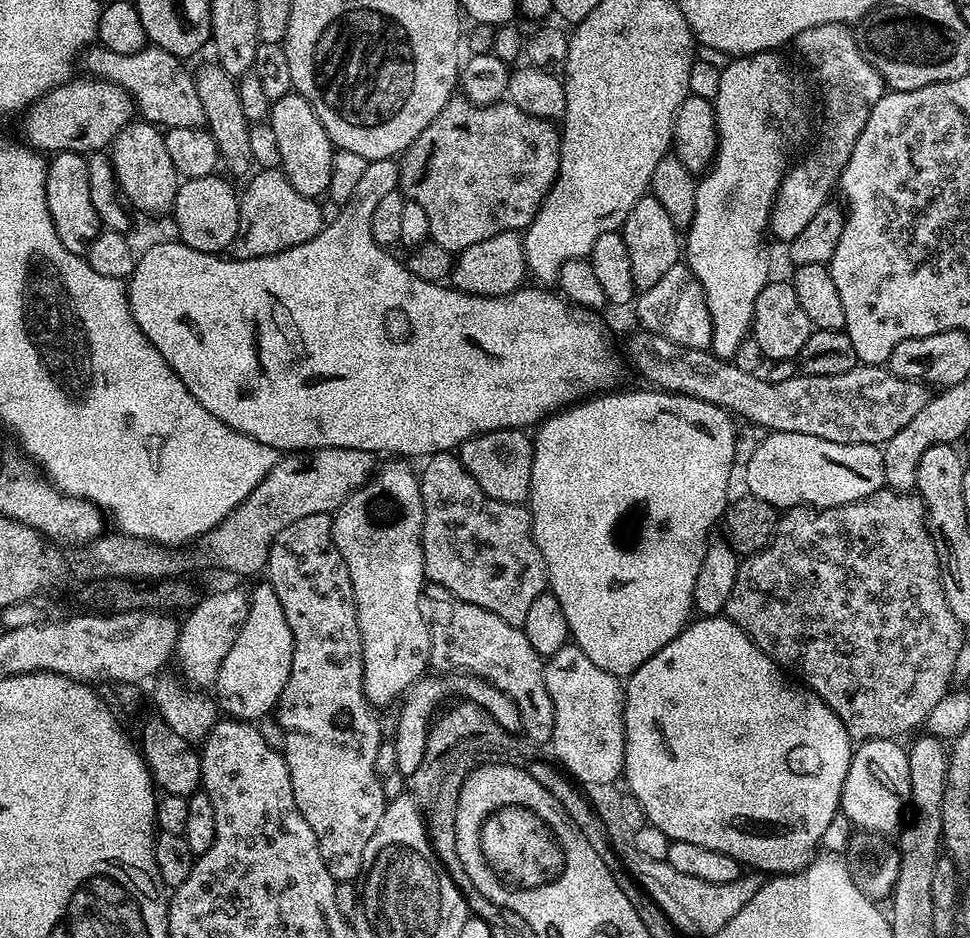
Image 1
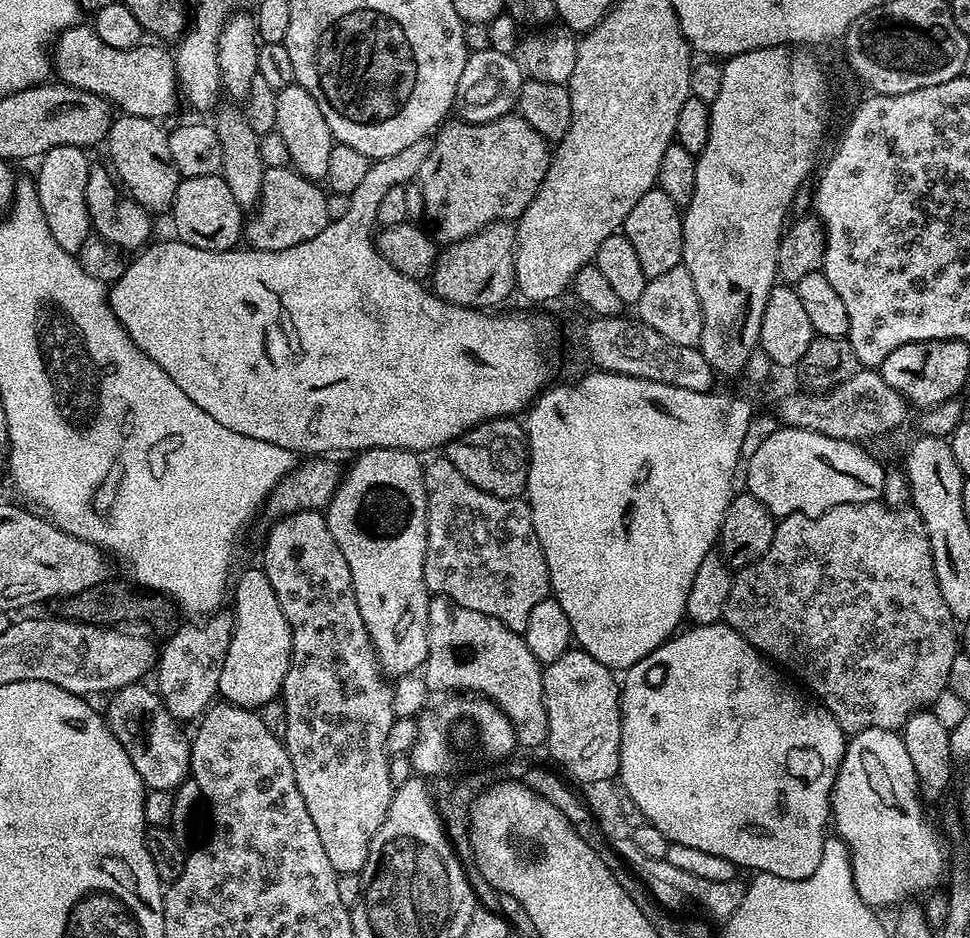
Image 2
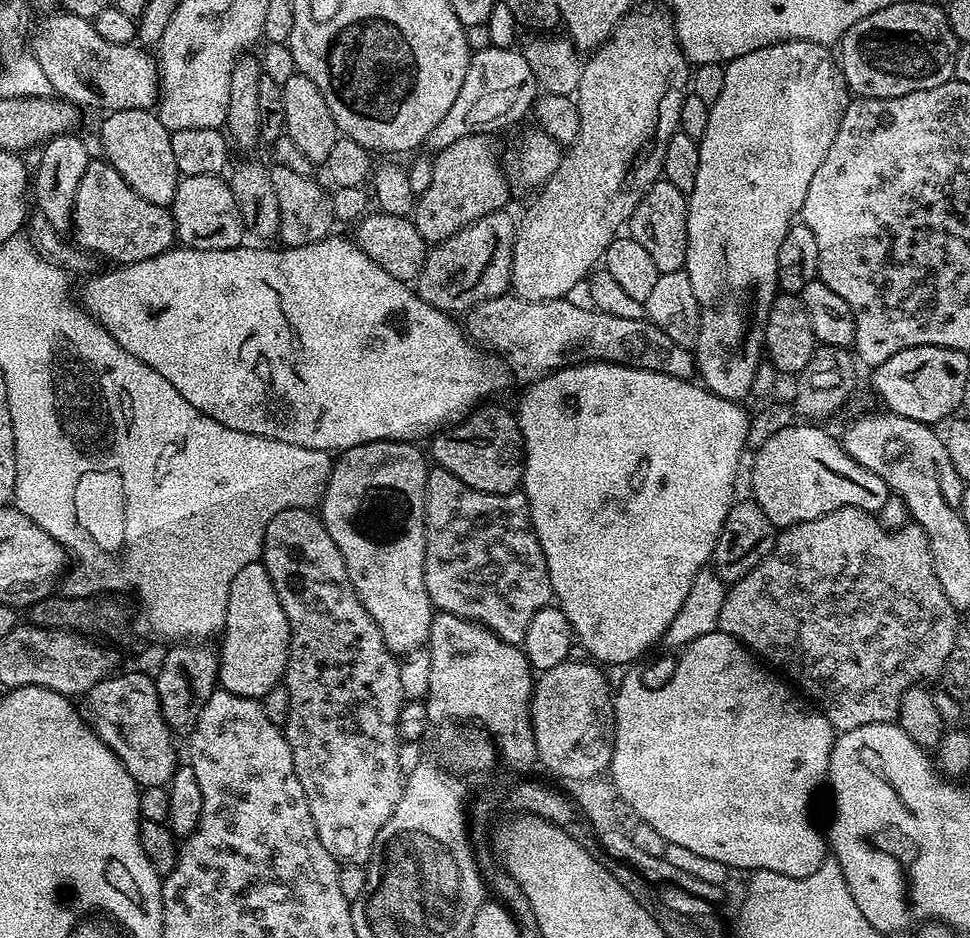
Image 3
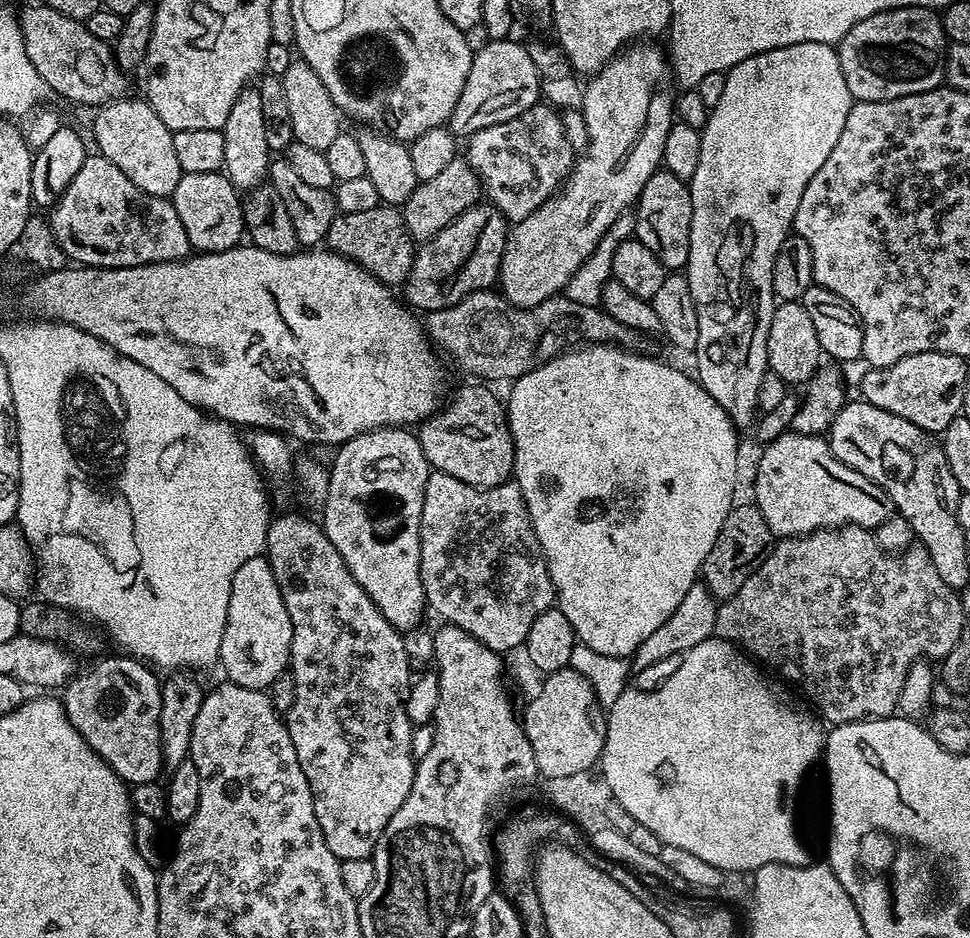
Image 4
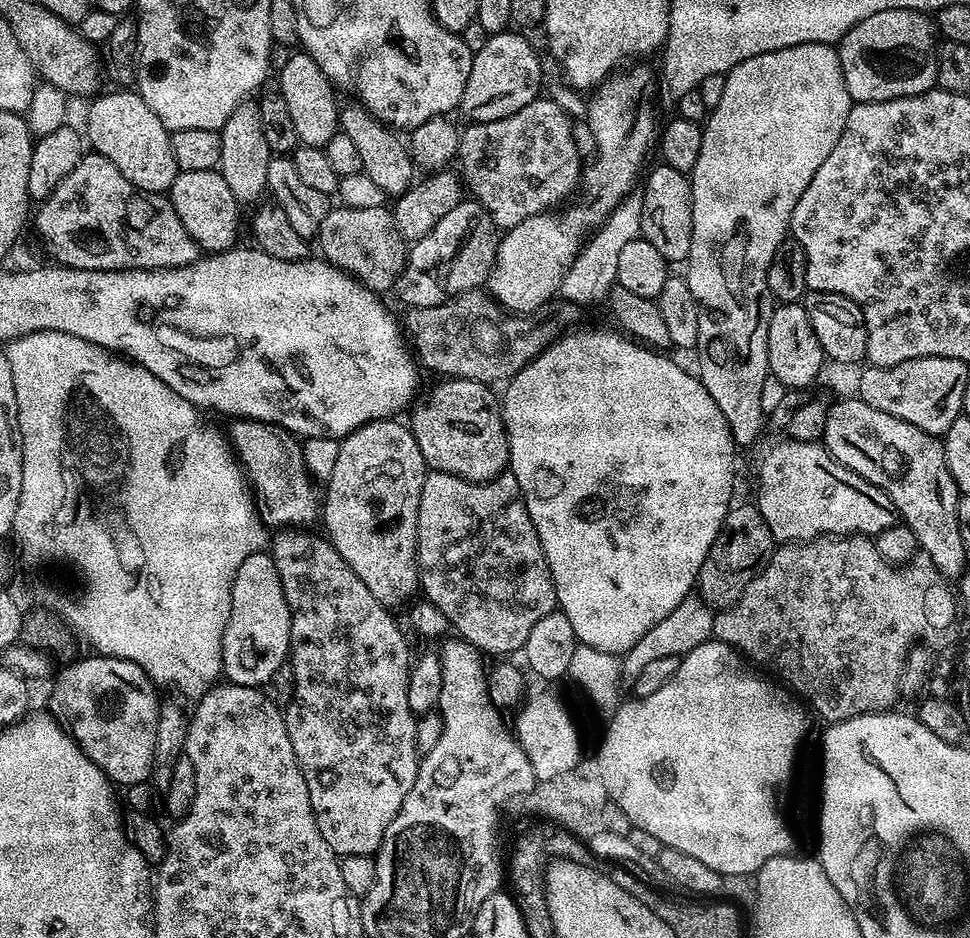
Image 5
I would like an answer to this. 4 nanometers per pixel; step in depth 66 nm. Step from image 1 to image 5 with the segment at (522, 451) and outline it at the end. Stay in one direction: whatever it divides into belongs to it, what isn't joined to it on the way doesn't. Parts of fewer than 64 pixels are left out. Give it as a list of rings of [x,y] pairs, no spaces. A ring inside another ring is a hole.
[[[444,378],[439,382],[441,384],[434,385],[424,397],[421,395],[410,408],[412,437],[414,442],[418,442],[418,450],[422,450],[425,465],[433,472],[454,474],[463,480],[492,480],[509,467],[508,435],[504,419],[500,417],[501,401],[497,393],[495,396],[489,385],[473,380]]]

